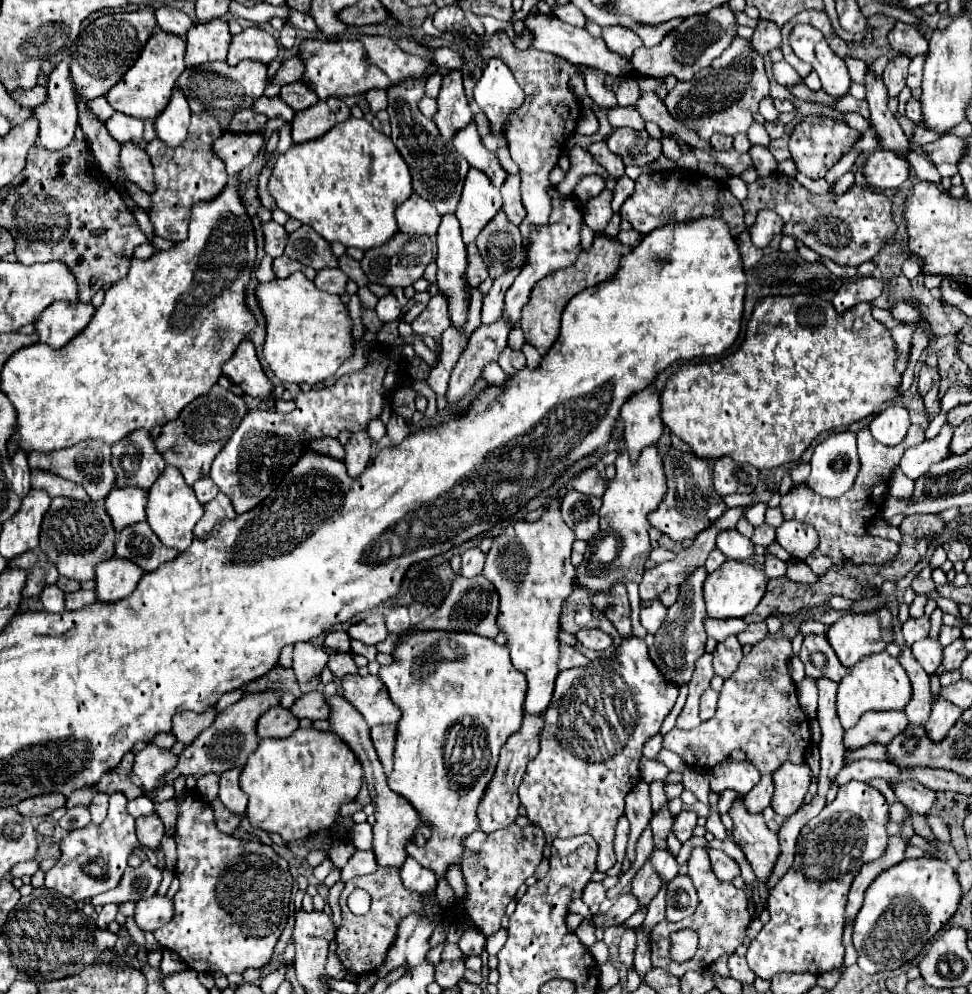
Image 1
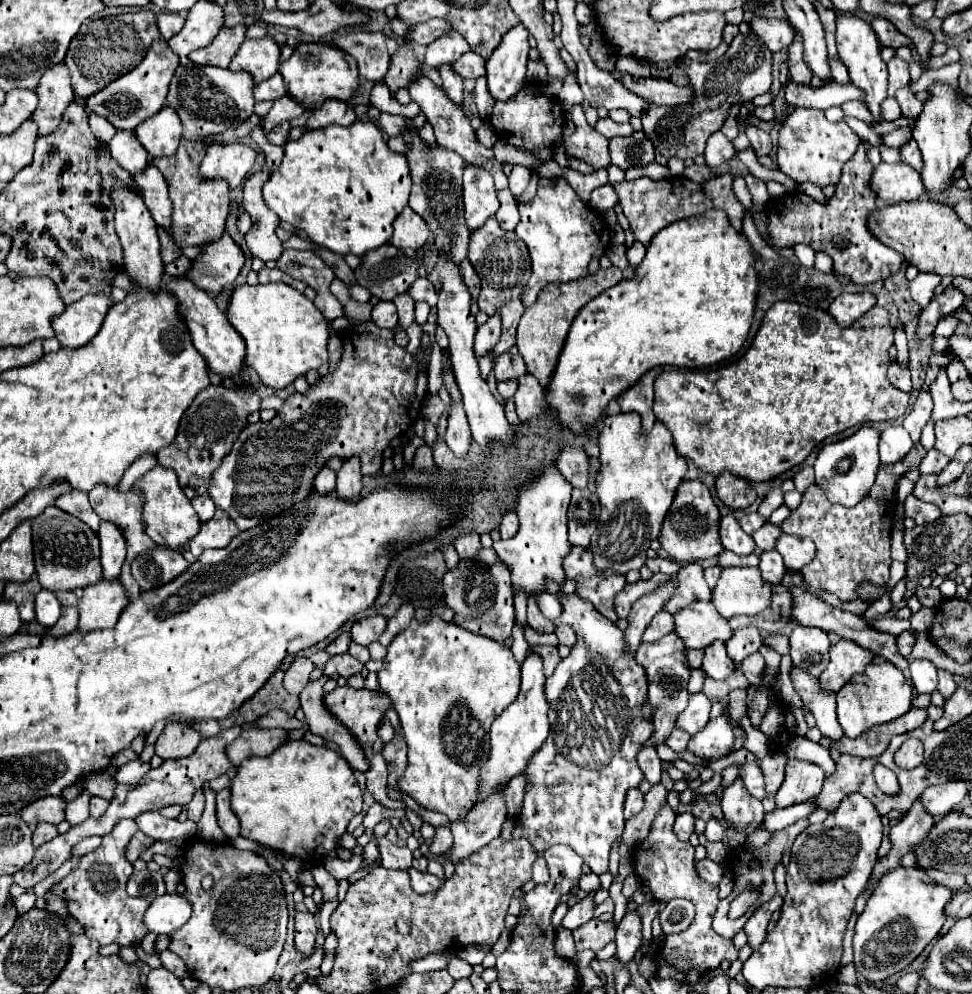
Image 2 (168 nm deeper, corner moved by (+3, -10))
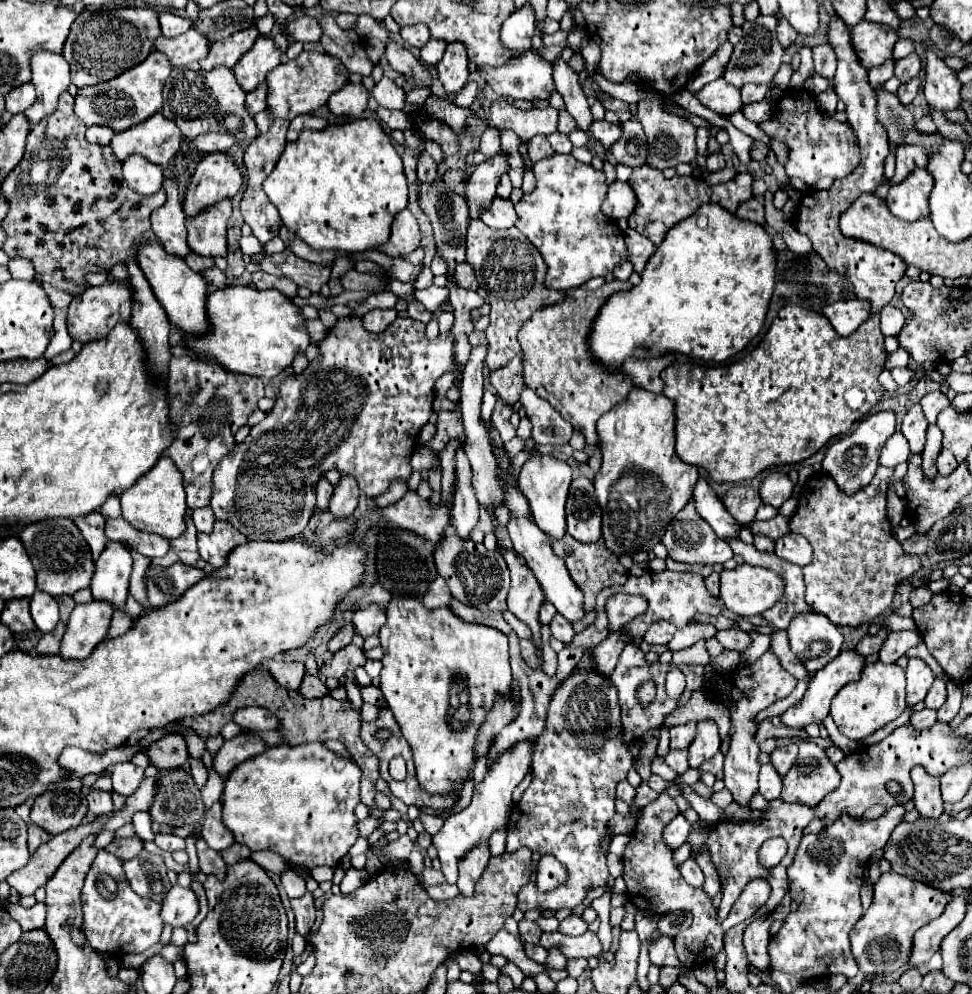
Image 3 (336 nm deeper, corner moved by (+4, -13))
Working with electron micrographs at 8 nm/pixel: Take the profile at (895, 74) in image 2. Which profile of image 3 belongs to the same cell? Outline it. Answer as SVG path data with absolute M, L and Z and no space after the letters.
M910 53L908 57L894 61L894 77L900 79L900 83L906 83L912 77L916 77L920 69L922 69L922 59L916 53Z

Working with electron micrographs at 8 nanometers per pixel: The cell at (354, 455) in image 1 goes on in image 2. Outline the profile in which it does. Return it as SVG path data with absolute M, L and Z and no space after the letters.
M345 462L343 468L337 474L337 488L335 494L341 500L353 500L357 498L361 492L361 472L359 466L355 466L353 462Z

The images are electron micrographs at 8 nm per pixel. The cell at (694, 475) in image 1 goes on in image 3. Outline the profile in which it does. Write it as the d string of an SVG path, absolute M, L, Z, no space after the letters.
M694 501L686 503L686 507L674 517L668 531L662 537L662 543L668 549L668 557L678 561L678 563L690 563L690 565L708 563L708 565L712 565L712 563L726 563L728 559L734 557L730 545L726 541L722 541L722 539L716 539L712 527L696 513Z

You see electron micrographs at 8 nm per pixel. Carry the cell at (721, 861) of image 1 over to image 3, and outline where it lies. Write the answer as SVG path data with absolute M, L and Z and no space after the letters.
M686 859L686 861L680 865L680 873L682 873L682 877L684 877L690 885L694 885L694 887L702 887L702 885L704 885L704 873L702 873L702 869L696 865L694 859Z

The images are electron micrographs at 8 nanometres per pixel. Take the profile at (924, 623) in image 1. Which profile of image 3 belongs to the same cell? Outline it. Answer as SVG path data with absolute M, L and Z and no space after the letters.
M892 631L882 649L880 649L880 661L882 663L896 663L902 655L906 655L908 649L916 647L922 643L922 637L918 635L918 631Z

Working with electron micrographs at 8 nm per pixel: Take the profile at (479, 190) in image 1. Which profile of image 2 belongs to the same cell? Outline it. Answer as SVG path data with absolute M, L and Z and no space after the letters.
M469 164L463 172L463 200L465 220L469 230L483 226L483 222L499 210L497 190L493 178L485 168Z

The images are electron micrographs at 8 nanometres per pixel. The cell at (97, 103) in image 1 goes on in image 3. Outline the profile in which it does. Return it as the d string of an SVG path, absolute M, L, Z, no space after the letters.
M92 125L86 131L86 139L90 143L98 143L98 145L108 145L114 137L114 131L110 131L110 127L102 127L102 125Z

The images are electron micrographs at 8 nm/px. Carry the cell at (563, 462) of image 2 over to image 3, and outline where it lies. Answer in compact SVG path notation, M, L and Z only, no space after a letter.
M524 389L520 403L526 409L526 417L532 421L532 439L548 445L566 445L572 435L572 425L560 417L560 413L532 389Z

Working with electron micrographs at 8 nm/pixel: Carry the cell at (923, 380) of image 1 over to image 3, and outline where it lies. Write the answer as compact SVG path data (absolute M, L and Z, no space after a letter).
M914 405L902 419L902 425L900 425L900 431L902 435L908 439L910 443L910 449L912 453L920 455L924 451L924 443L926 443L926 427L928 427L928 421L924 417L924 411L922 411L922 405Z

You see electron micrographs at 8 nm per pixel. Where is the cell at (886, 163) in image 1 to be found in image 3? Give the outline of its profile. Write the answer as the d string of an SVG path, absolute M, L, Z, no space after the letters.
M918 169L912 171L902 183L890 185L886 195L888 209L904 219L904 221L916 221L920 217L928 217L928 195L932 191L932 177L928 171Z

